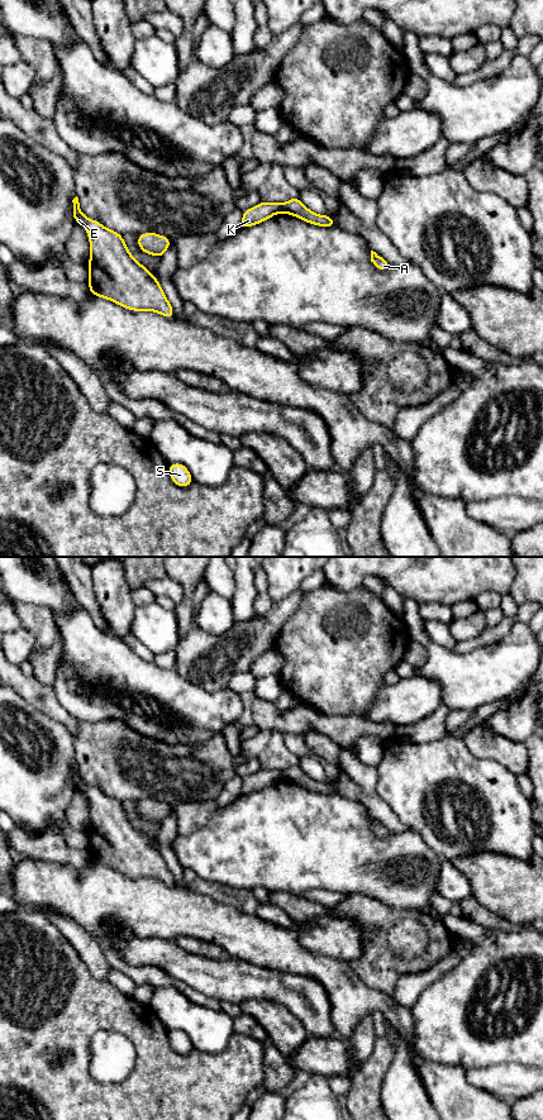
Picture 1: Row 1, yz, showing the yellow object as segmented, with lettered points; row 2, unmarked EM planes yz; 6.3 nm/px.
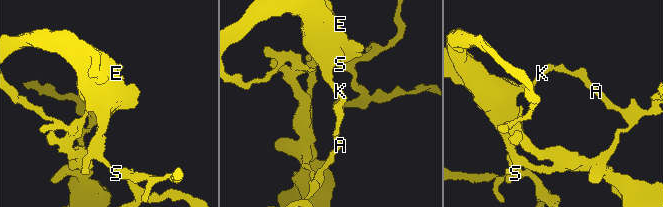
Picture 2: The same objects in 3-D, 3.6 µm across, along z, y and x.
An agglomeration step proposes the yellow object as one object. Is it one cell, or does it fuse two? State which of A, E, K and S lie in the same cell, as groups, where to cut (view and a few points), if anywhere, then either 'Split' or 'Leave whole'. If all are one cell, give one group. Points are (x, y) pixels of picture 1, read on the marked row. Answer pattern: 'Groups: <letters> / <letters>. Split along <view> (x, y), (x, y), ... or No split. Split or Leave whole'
Groups: A / E K S. Split along yz (280, 204), (281, 211). Split

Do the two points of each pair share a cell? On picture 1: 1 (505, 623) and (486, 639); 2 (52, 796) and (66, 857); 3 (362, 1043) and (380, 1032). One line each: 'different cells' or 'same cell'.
1: same cell
2: different cells
3: different cells

